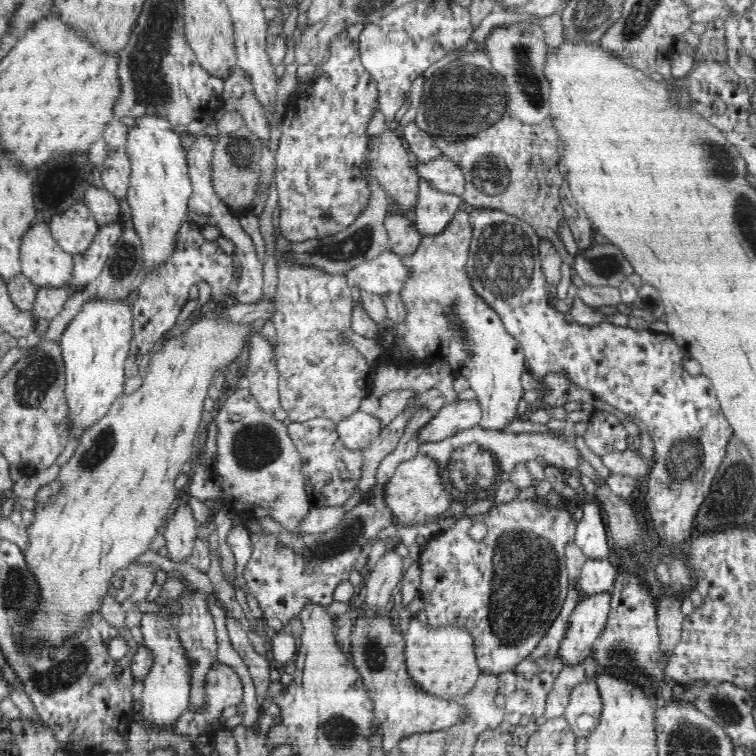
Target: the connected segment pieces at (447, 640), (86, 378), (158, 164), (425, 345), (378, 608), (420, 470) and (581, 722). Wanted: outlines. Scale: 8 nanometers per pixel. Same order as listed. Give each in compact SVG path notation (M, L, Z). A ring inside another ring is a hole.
M417 617L409 623L405 636L405 663L410 678L424 692L444 700L454 701L468 694L481 675L474 647L474 639L469 630L459 626L440 626L432 628L422 625Z
M90 298L62 333L60 344L65 365L66 401L70 408L70 438L82 437L88 428L105 418L112 403L124 394L124 365L133 337L133 316L126 299Z
M158 115L135 119L135 126L128 129L124 149L131 163L126 200L134 228L140 237L142 266L147 274L171 256L177 230L187 218L188 201L192 194L187 151L182 147L182 137L172 131L170 121Z
M459 209L454 218L448 222L444 230L436 236L424 236L420 246L410 256L404 256L400 261L408 269L408 278L400 296L406 309L404 322L396 323L394 335L396 336L392 350L383 352L382 360L390 362L391 366L407 365L418 368L428 363L446 362L453 372L453 376L468 379L470 389L476 393L477 402L480 403L482 419L479 426L484 430L504 431L508 424L517 421L517 409L523 399L522 374L527 369L525 355L519 342L508 334L502 319L497 312L479 295L472 290L465 266L469 257L472 227L469 223L469 214ZM396 345L410 349L412 356L407 357L397 350Z
M388 550L371 568L370 577L366 582L365 602L376 617L385 612L386 604L398 588L402 578L402 557L394 550Z
M419 452L414 458L402 462L396 467L392 478L384 486L384 501L397 524L426 524L428 520L450 510L452 497L444 489L439 475L439 465L431 456L422 456Z
M594 679L576 684L572 688L564 712L573 733L577 737L587 737L598 726L600 714L602 714L602 697Z

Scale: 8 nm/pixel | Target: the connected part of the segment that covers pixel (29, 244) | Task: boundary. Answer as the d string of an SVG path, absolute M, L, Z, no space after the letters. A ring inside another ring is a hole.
M33 223L20 238L23 275L37 288L66 287L72 282L74 257L62 250L46 223Z

